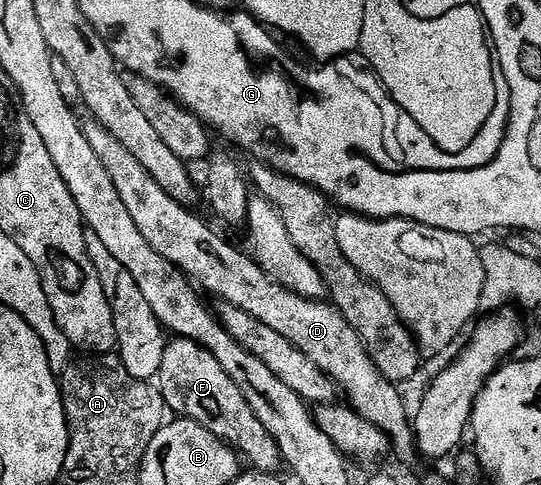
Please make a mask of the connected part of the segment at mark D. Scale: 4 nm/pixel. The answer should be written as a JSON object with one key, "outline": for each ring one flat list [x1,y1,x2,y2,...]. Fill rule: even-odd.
{"outline":[[88,118,83,121,82,127,86,134,86,142,90,142,90,150,94,150,94,154,98,154,102,166,106,166,106,174,110,174,110,182,114,182,114,190,118,190,118,195,122,197,122,202,126,205,130,218,134,218,135,224,138,225,142,238,146,238,146,242,150,242,150,246,154,246,154,250,158,250,158,254,162,254,162,258,166,258,166,262,170,262,179,272,184,273,193,285,199,286,201,289,204,287,210,295,217,296,217,301,230,306,238,306,238,310,246,310,246,314,250,314,250,318,258,318,258,322,263,322,266,326,270,326,270,330,282,334,282,338,286,338,286,342,290,342,298,350,302,350,302,354,306,354,306,358,310,358,310,362,314,362,314,366,318,370,326,373,337,384,341,393,346,394,347,403,362,418,377,426,388,436,393,457,396,456,406,466,412,466,417,461,419,462,420,455,416,448,413,423,410,419,410,412,407,412,399,393,401,392,399,387,391,385,384,379,384,375,380,373,378,366,374,366,370,354,362,346,358,334,336,307,328,302,307,300,304,296,299,296,283,288,277,280,273,280,271,276,267,276,261,270,259,264,247,251,239,252,226,237,219,236,202,217,195,216,189,207,170,198,158,186,158,182,154,182,154,178,150,178,150,174,134,158,134,154,130,154,130,150,126,150,126,146,122,146,122,142,118,142,118,138,114,138,114,134,110,134,110,130,106,130,106,126]]}

